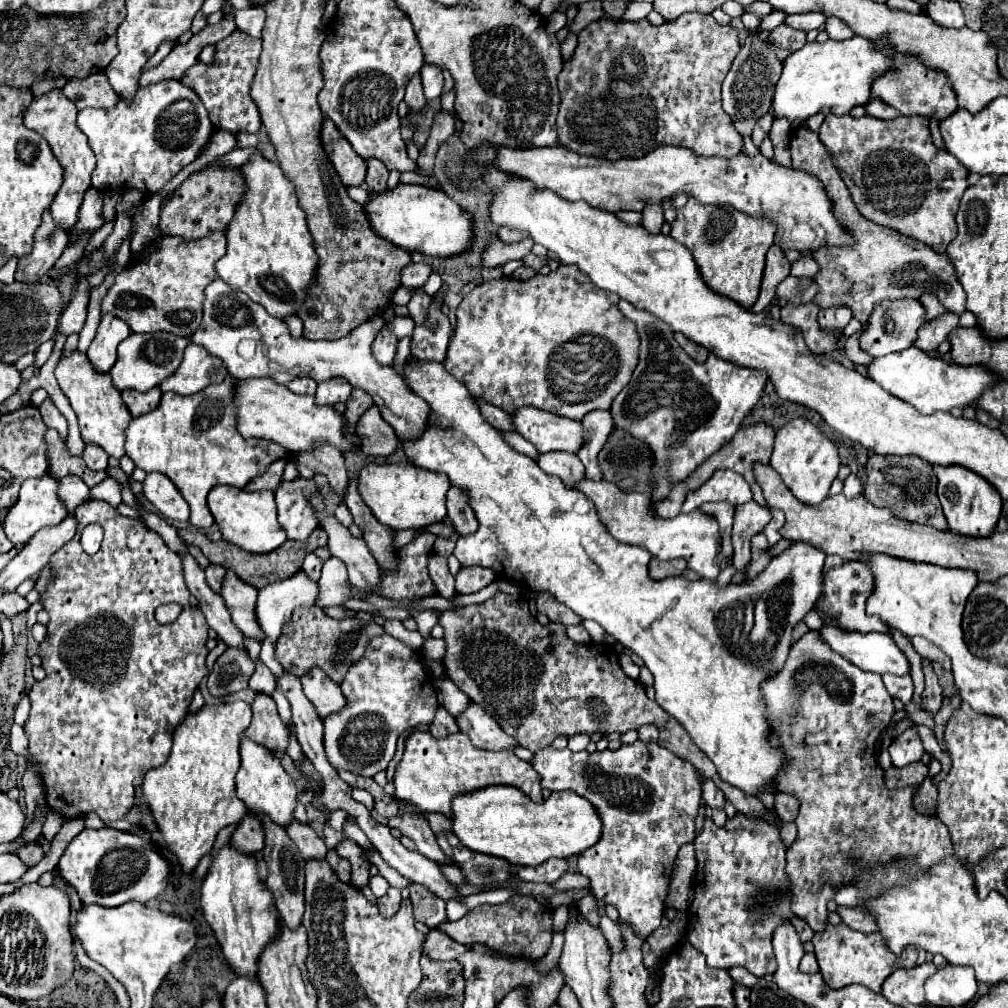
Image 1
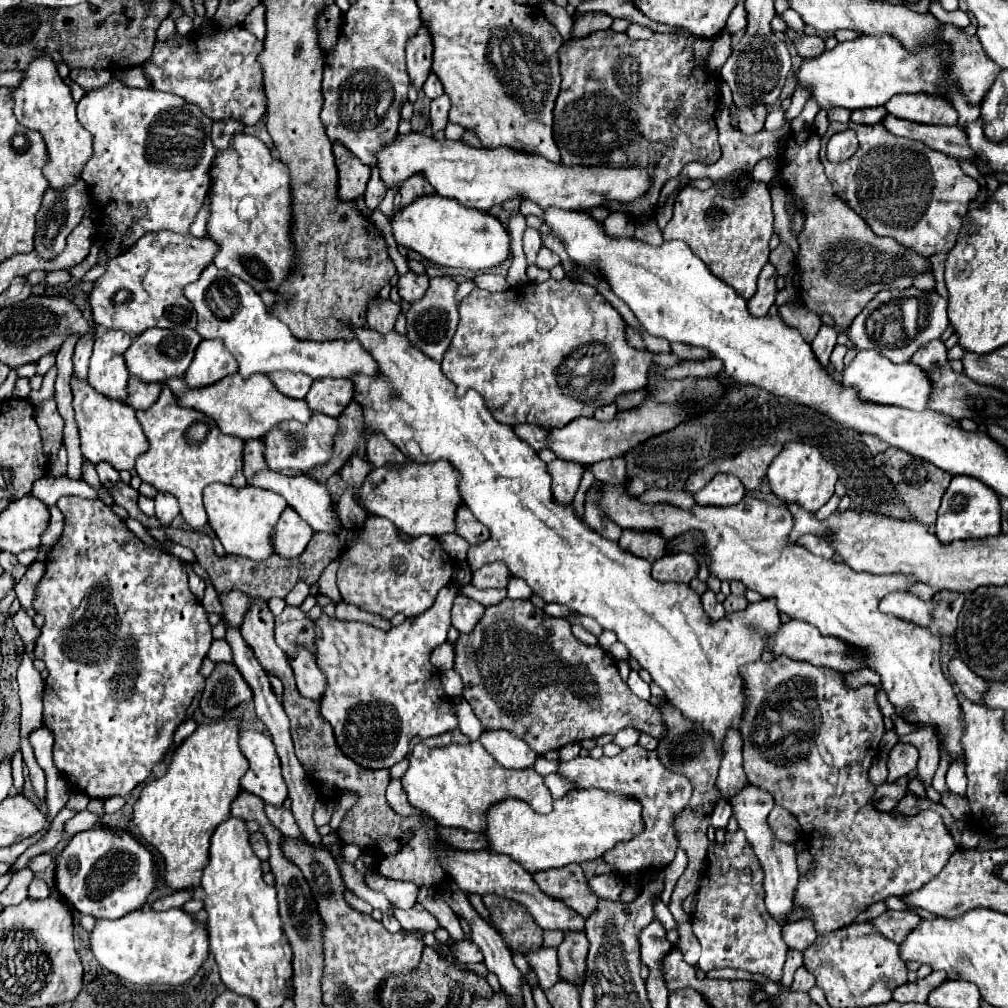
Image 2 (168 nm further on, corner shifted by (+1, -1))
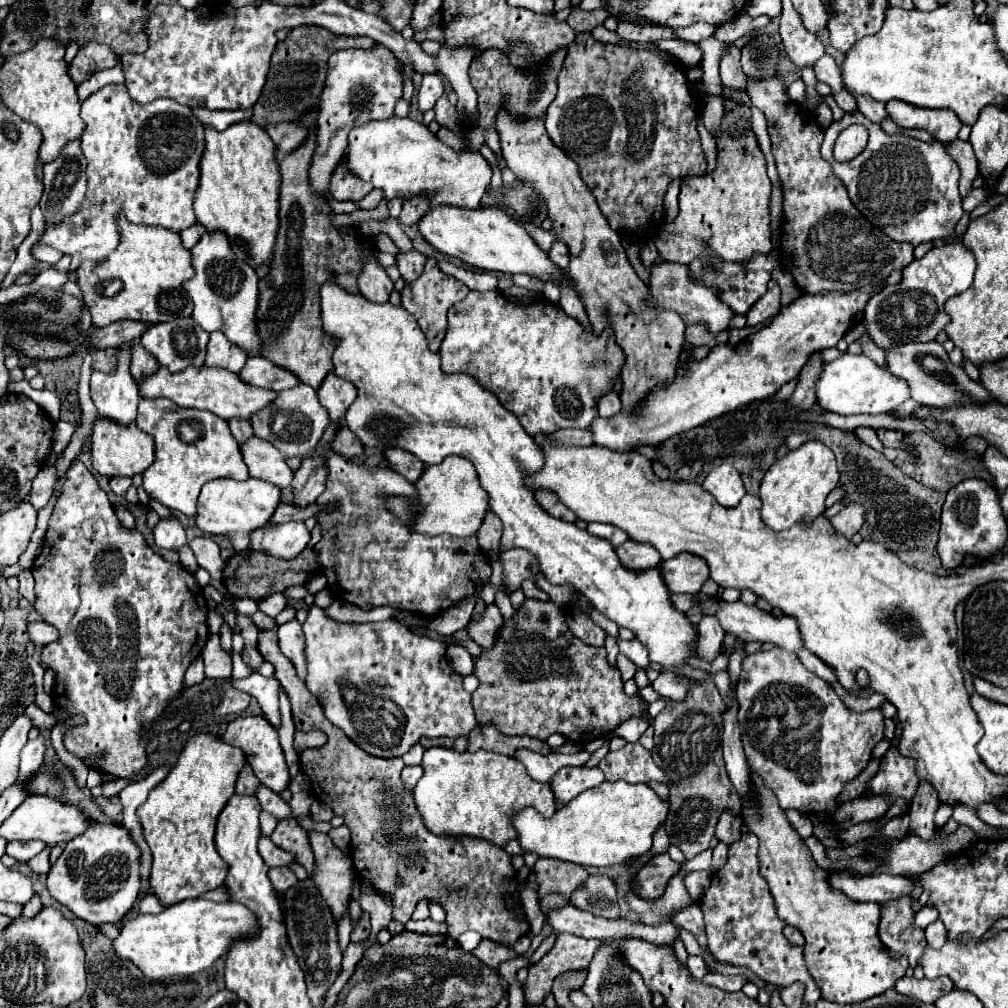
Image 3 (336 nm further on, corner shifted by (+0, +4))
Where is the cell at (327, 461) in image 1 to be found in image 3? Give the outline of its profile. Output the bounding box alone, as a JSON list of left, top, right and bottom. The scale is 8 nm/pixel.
[252,385,330,459]

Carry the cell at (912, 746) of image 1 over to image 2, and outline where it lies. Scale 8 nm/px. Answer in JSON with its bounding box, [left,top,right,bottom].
[887,742,919,782]

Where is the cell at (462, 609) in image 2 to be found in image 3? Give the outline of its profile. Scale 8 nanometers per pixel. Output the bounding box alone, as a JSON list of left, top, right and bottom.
[466,603,502,649]

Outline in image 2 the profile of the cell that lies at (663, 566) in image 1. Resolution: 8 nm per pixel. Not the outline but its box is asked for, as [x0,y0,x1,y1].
[653,552,699,584]

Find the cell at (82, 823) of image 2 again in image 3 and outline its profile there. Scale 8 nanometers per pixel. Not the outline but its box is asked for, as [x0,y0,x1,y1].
[102,779,130,797]

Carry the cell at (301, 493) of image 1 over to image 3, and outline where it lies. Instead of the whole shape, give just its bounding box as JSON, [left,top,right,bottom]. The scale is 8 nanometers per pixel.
[252,521,310,559]

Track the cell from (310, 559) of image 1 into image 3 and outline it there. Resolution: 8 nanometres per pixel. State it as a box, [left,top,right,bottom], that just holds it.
[258,593,288,617]

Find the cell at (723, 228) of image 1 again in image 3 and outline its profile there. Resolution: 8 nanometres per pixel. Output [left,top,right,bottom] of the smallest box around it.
[656,103,772,263]

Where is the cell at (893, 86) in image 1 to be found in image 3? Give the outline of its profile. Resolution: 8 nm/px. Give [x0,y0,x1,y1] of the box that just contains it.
[886,99,962,143]

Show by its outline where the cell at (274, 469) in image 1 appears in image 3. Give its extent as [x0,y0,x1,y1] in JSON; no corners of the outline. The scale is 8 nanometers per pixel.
[230,419,254,445]

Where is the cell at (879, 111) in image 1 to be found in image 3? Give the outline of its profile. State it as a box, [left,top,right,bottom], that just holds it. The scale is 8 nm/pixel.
[834,89,858,113]

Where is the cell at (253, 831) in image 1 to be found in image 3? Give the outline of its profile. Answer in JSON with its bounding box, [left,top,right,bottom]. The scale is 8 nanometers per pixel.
[258,837,294,867]

